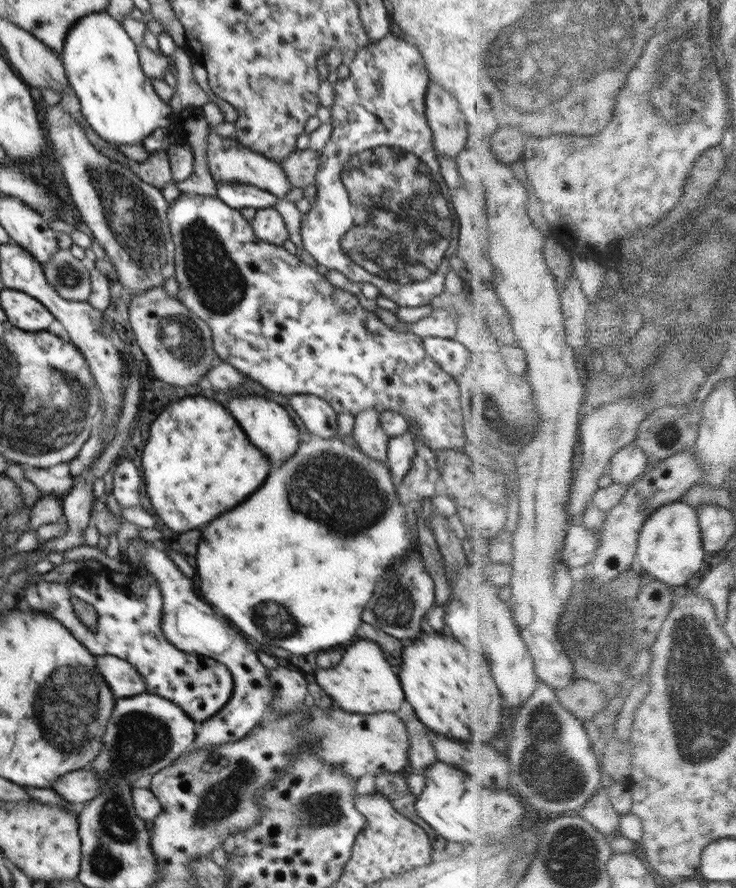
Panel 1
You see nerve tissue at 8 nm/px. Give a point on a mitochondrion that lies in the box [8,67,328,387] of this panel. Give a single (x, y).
(132, 216)

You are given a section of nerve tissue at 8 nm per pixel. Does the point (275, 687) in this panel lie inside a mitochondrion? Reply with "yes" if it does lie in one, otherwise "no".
no

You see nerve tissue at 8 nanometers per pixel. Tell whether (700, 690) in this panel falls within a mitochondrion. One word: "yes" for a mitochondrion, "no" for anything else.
yes

